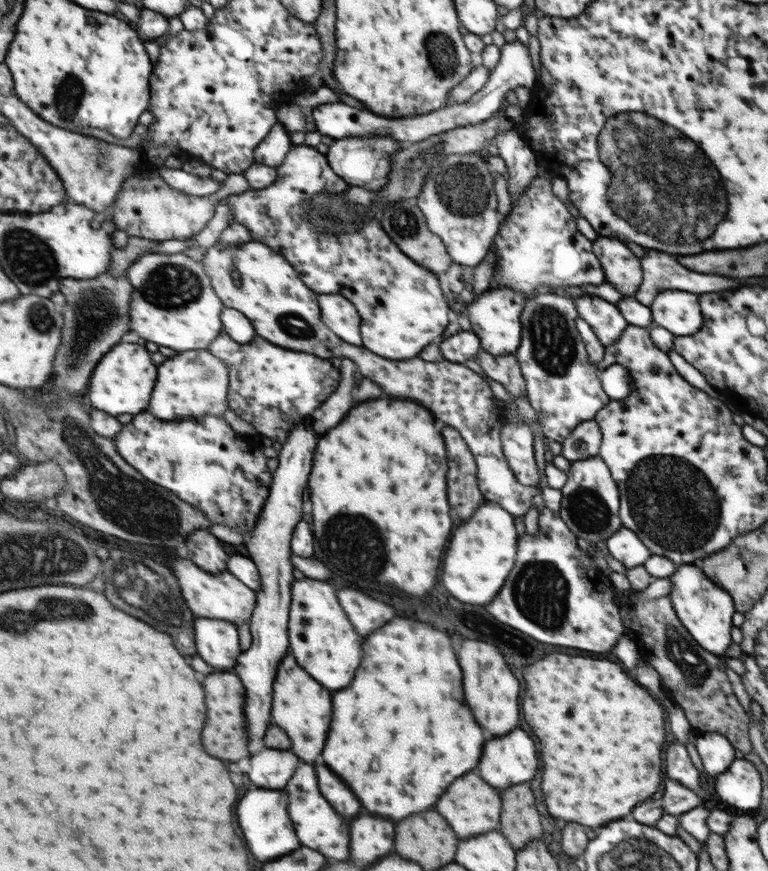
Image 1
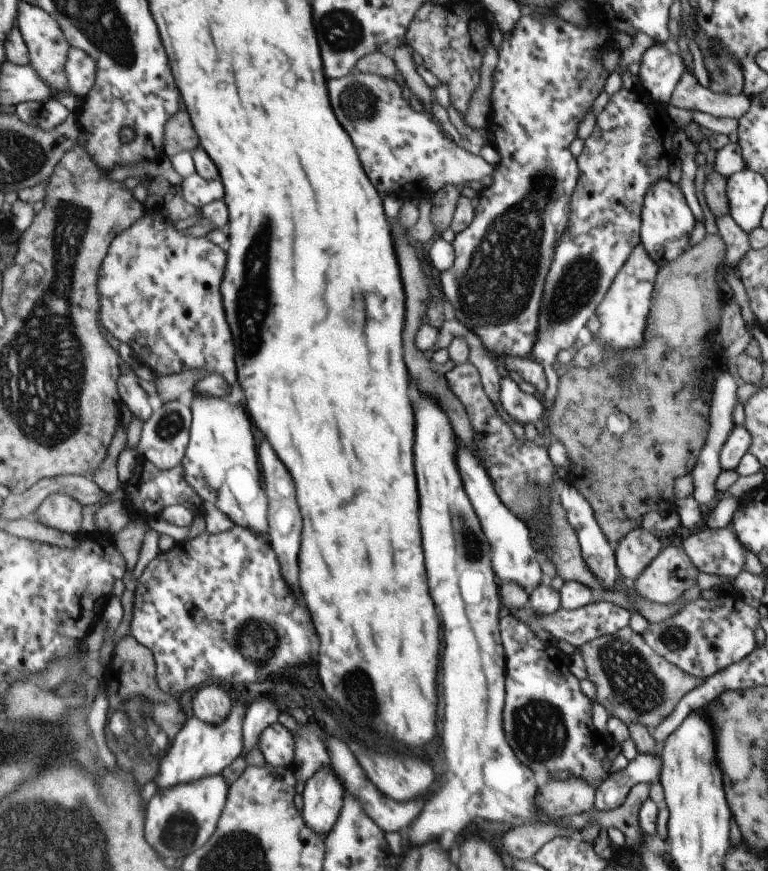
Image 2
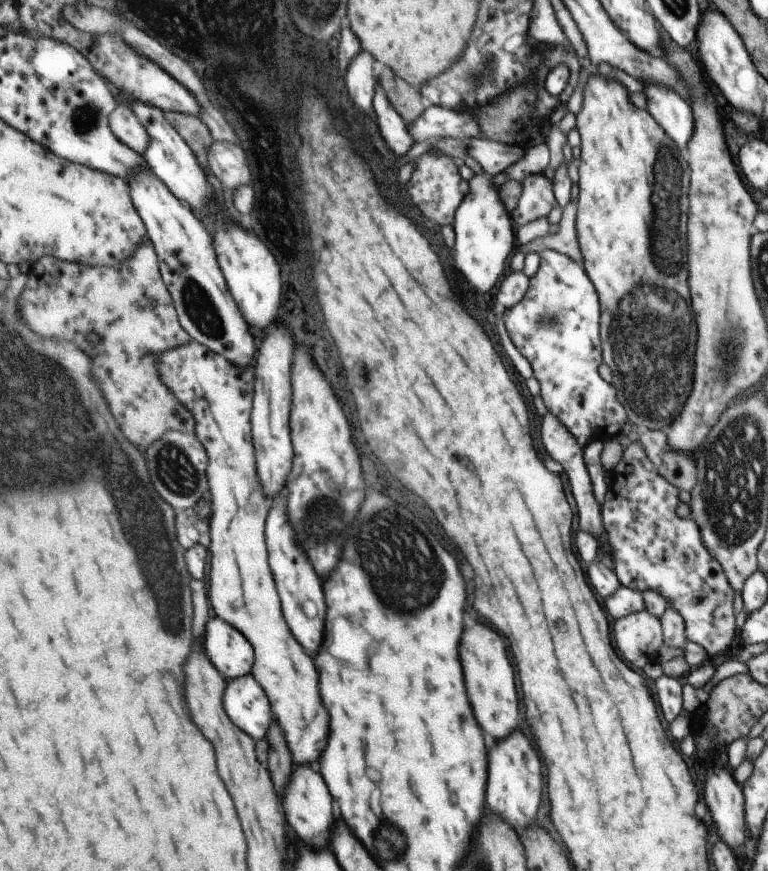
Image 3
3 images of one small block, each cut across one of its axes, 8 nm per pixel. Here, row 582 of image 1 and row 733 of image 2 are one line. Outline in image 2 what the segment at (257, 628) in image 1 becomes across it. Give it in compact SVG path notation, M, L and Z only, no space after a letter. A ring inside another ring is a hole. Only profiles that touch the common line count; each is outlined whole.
M277 722L261 734L259 748L267 764L277 768L293 768L297 758L297 736L285 724Z

